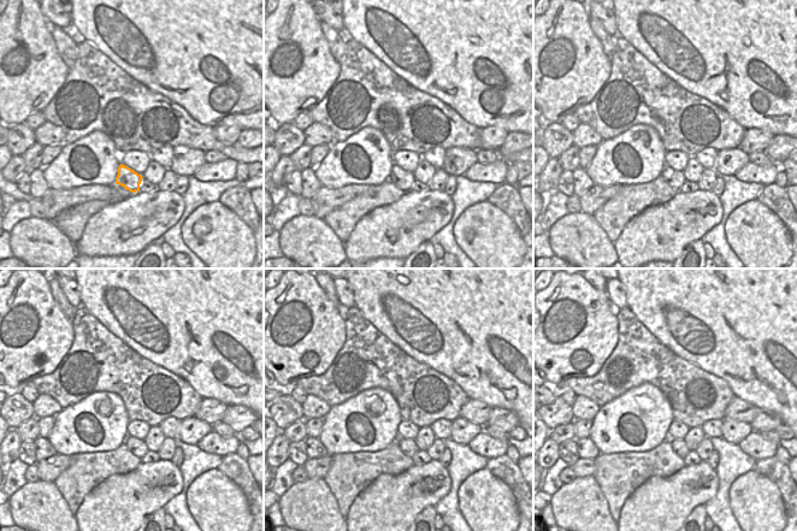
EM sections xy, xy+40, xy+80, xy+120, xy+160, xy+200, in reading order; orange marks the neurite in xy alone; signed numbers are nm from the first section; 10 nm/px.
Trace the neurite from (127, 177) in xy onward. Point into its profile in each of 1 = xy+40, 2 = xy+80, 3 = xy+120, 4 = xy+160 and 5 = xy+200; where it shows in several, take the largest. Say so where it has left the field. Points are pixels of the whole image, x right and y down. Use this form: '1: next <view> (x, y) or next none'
1: next xy+40 (403, 180)
2: next xy+80 (676, 180)
3: next xy+120 (137, 447)
4: next xy+160 (407, 446)
5: next xy+200 (679, 447)

